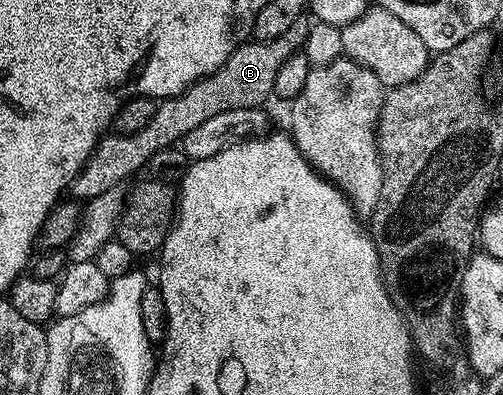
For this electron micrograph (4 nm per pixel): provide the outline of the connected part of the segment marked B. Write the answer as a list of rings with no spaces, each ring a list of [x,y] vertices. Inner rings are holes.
[[[307,17],[296,18],[282,36],[269,42],[245,41],[228,57],[226,64],[218,68],[210,76],[199,78],[194,84],[186,87],[175,98],[163,99],[157,105],[154,116],[146,128],[138,128],[133,134],[117,134],[108,132],[101,137],[94,152],[84,161],[84,167],[72,181],[70,194],[73,199],[87,200],[94,196],[102,196],[110,188],[124,184],[131,174],[145,169],[148,161],[160,149],[175,147],[190,132],[190,128],[198,128],[198,124],[210,120],[210,116],[218,116],[234,108],[260,108],[270,98],[274,88],[274,76],[282,63],[290,56],[301,53],[308,35],[310,22]]]

